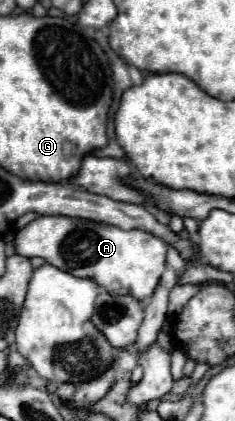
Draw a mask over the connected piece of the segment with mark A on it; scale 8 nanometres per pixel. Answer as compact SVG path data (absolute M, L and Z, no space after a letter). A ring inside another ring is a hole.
M40 216L16 232L16 254L40 256L48 264L76 276L90 278L112 296L146 300L160 284L166 268L166 242L144 230L122 230L118 226L66 216Z

